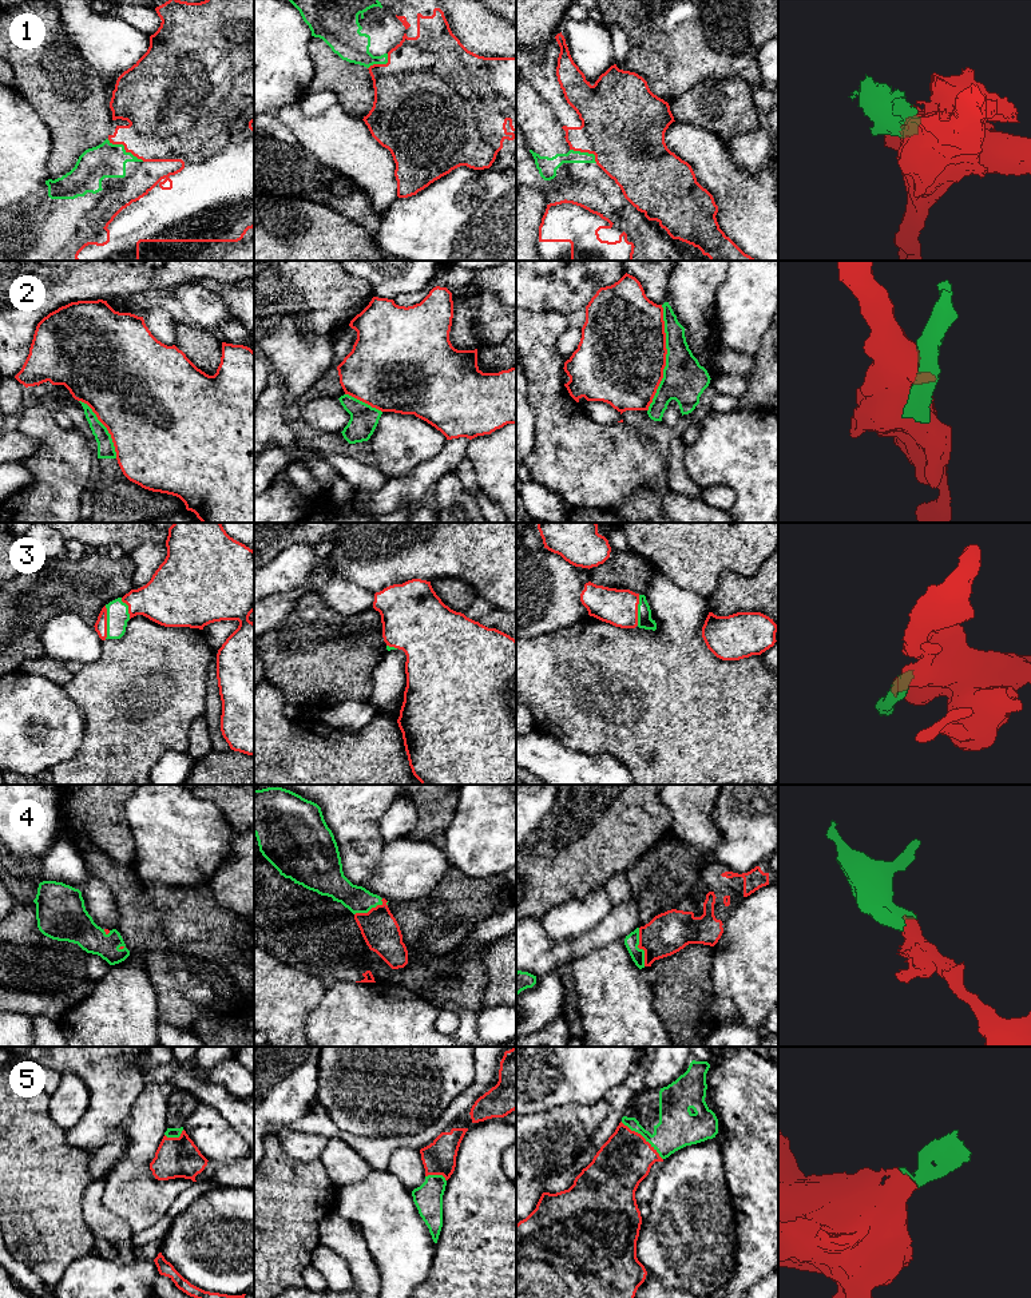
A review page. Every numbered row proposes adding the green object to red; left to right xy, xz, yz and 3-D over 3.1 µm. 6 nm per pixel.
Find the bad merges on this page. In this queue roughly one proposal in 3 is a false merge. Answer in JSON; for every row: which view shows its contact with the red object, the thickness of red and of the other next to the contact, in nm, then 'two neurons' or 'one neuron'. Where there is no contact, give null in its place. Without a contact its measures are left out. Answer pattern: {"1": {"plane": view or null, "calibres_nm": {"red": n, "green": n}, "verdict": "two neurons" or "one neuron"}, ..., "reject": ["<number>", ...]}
{"1": {"plane": "xy", "calibres_nm": {"red": 380, "green": 200}, "verdict": "two neurons"}, "2": {"plane": "yz", "calibres_nm": {"red": 500, "green": 260}, "verdict": "two neurons"}, "3": {"plane": "xy", "calibres_nm": {"red": 80, "green": 130}, "verdict": "one neuron"}, "4": {"plane": "yz", "calibres_nm": {"red": 240, "green": 90}, "verdict": "one neuron"}, "5": {"plane": "yz", "calibres_nm": {"red": 320, "green": 240}, "verdict": "one neuron"}, "reject": ["1", "2"]}

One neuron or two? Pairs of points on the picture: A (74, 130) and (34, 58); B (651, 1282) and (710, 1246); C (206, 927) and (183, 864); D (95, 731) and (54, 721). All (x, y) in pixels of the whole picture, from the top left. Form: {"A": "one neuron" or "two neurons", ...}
{"A": "one neuron", "B": "two neurons", "C": "two neurons", "D": "two neurons"}

